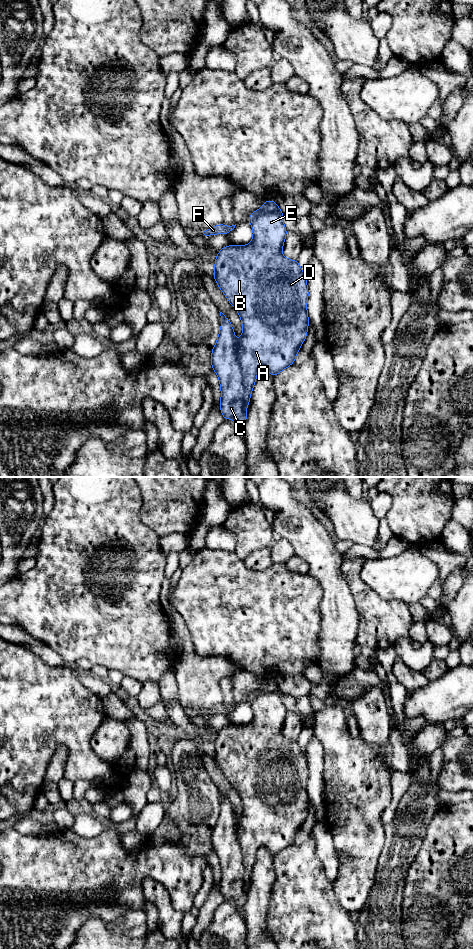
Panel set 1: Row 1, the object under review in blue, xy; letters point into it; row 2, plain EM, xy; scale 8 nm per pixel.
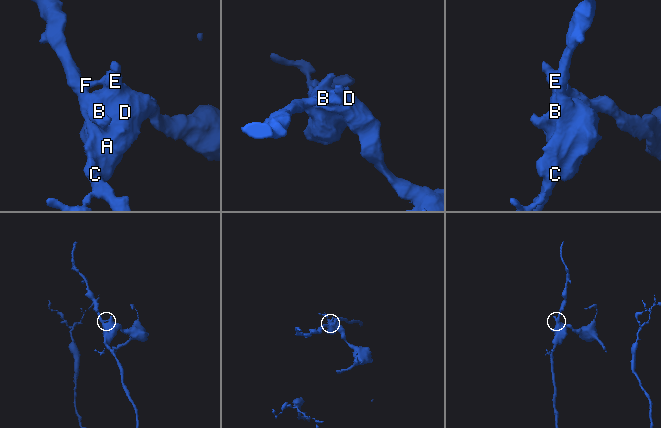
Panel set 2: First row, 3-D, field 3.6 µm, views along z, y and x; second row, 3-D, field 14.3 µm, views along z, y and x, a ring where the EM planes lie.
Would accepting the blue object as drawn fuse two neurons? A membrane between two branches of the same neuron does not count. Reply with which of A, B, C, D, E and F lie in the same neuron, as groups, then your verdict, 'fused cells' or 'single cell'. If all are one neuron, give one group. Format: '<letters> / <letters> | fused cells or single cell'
A B D E / C F | fused cells

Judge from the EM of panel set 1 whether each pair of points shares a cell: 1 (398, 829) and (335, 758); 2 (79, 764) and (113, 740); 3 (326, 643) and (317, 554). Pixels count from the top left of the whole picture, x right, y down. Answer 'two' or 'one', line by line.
1: two
2: two
3: one

